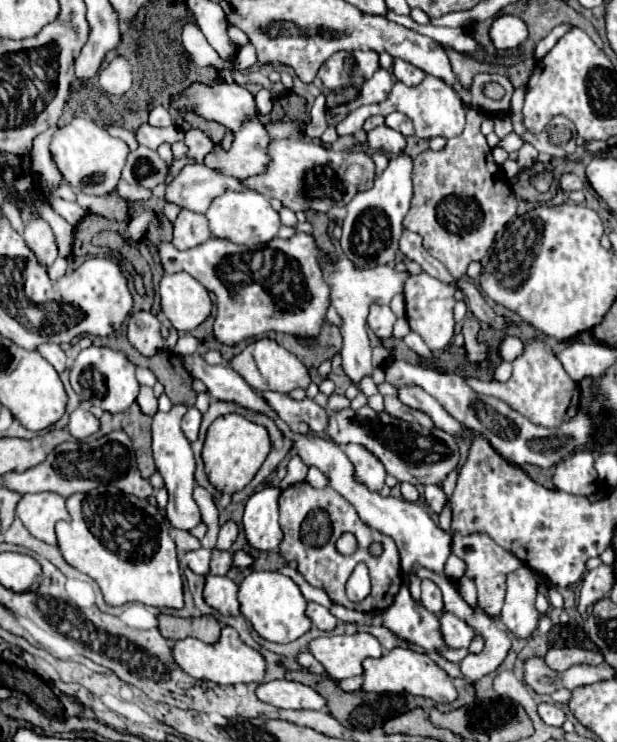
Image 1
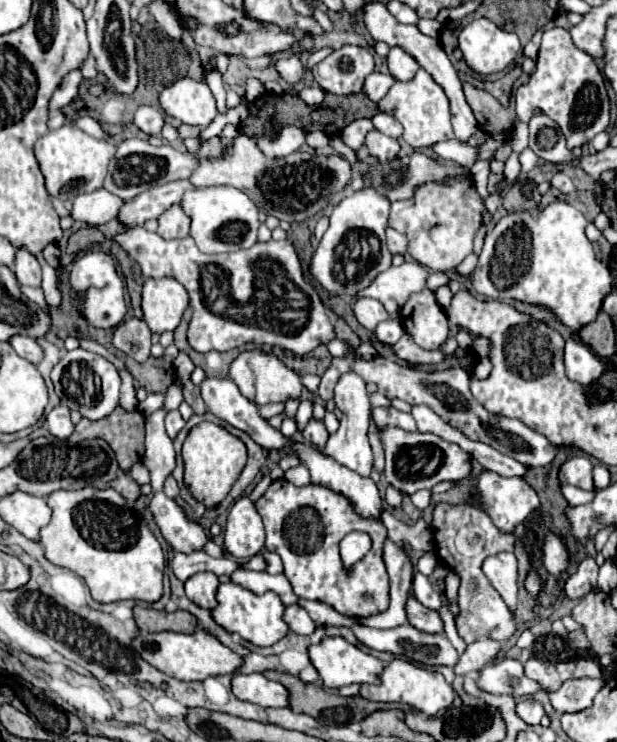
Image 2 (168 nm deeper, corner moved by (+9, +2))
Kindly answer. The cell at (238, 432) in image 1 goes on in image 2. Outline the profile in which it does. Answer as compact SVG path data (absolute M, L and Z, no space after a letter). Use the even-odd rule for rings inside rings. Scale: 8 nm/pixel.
M201 422L195 428L191 428L183 442L181 456L185 464L183 482L189 488L191 496L197 502L205 504L205 508L217 506L229 494L233 482L245 468L245 444L213 422Z

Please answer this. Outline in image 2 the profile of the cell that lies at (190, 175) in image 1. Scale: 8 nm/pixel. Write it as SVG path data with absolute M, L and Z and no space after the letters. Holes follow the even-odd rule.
M177 180L165 186L155 186L153 190L145 190L135 198L125 200L117 214L117 220L121 226L127 228L143 226L147 220L159 218L171 204L179 204L181 194L185 194L185 190L191 188L193 186L189 180Z

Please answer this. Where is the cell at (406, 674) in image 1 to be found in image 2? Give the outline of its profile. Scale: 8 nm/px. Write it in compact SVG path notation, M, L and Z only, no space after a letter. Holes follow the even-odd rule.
M395 658L383 670L379 686L363 684L361 696L367 700L373 700L373 702L403 702L403 704L409 704L411 708L415 708L427 716L437 714L441 708L449 708L451 702L455 700L455 692L453 692L451 684L447 684L439 672L425 670L425 668L421 668L409 660L403 660L403 658Z

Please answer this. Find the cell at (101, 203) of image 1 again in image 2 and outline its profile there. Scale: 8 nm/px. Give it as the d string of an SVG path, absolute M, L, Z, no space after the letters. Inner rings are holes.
M99 188L91 194L79 194L73 200L73 220L81 220L89 226L101 226L109 220L117 218L123 200L115 194L109 194L105 188Z

